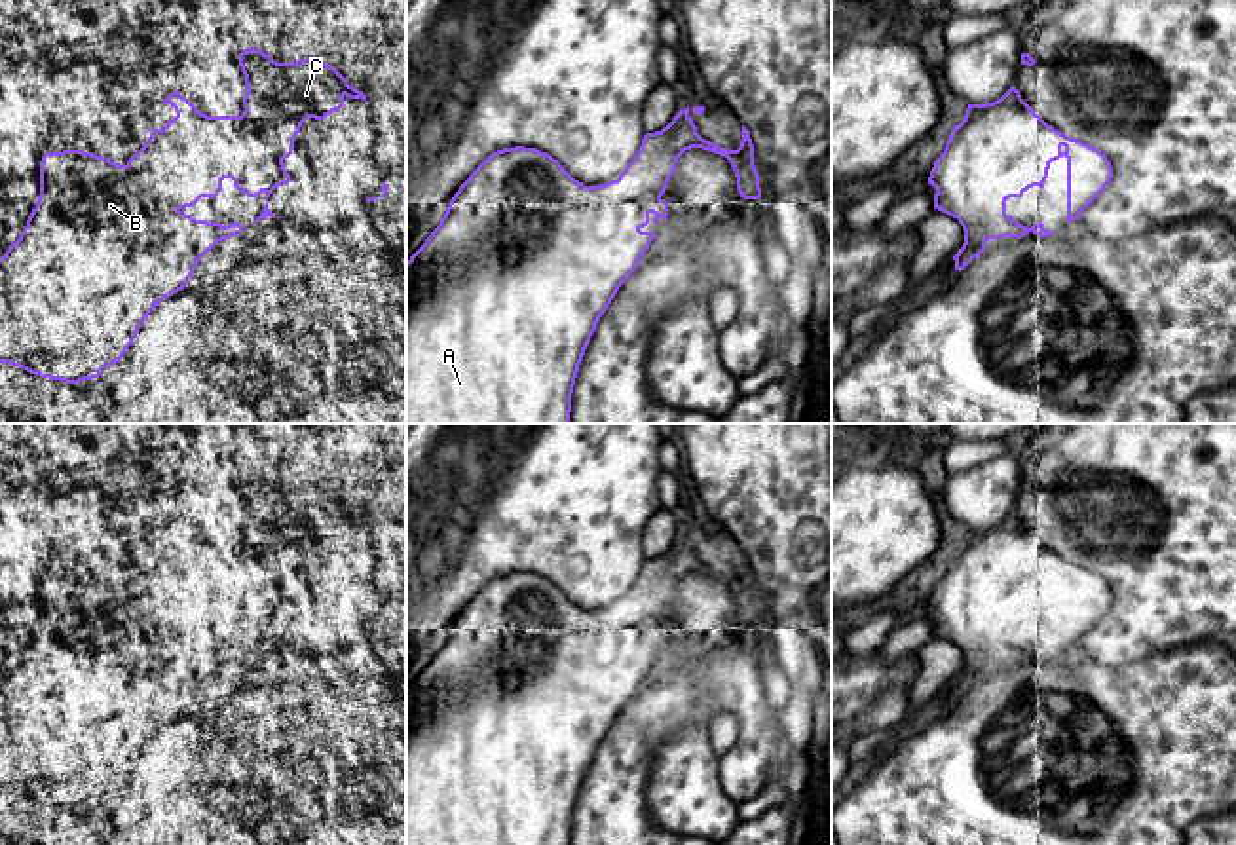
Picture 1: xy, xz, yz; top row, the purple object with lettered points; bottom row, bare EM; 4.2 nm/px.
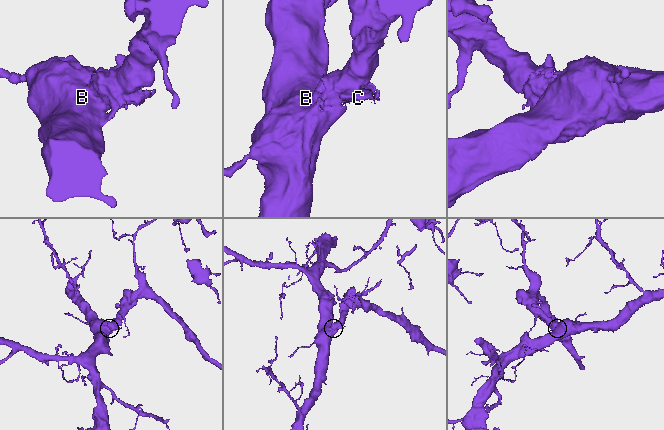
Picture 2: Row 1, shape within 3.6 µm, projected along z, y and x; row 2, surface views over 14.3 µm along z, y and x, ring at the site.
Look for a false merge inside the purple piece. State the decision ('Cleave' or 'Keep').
Keep

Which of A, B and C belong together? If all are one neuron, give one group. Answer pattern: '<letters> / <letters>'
A B C

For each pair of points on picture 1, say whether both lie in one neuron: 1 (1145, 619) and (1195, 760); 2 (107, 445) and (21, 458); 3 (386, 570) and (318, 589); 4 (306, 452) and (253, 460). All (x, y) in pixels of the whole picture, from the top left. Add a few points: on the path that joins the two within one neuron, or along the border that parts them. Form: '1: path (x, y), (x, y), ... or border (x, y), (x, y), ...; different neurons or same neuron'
1: border (1200, 642), (1172, 646), (1115, 667); different neurons
2: path (86, 466), (78, 473), (42, 471); same neuron
3: border (369, 530), (376, 555), (374, 583), (386, 595); different neurons
4: border (280, 447), (285, 460), (306, 481); different neurons

